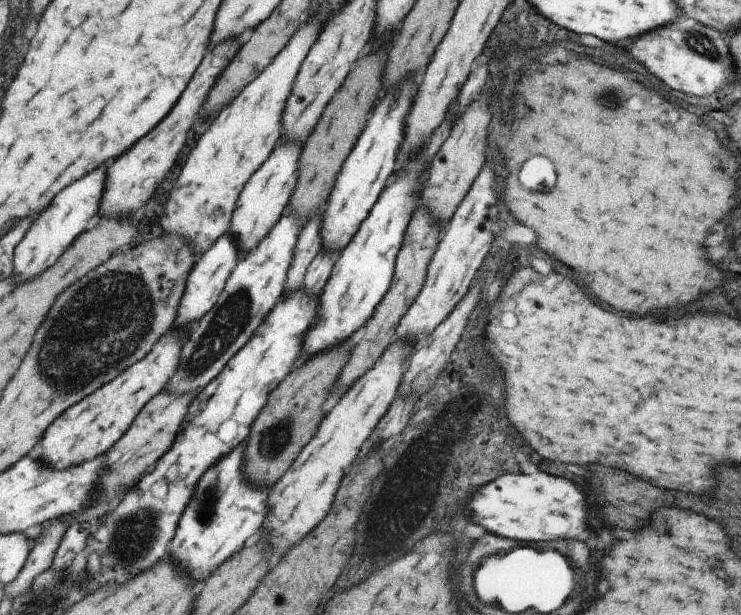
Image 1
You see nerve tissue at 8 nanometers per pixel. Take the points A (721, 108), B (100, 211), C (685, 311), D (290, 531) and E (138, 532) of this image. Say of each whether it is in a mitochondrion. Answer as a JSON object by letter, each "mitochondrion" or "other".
{"A":"other","B":"other","C":"other","D":"other","E":"mitochondrion"}

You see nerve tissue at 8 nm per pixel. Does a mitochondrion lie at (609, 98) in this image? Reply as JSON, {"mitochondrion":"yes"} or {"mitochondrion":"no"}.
{"mitochondrion":"yes"}

